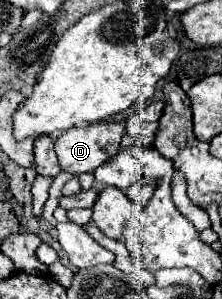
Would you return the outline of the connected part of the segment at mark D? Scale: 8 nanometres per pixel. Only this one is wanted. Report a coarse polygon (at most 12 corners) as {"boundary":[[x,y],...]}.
{"boundary":[[125,122],[71,128],[55,142],[63,170],[93,172],[115,152]]}

